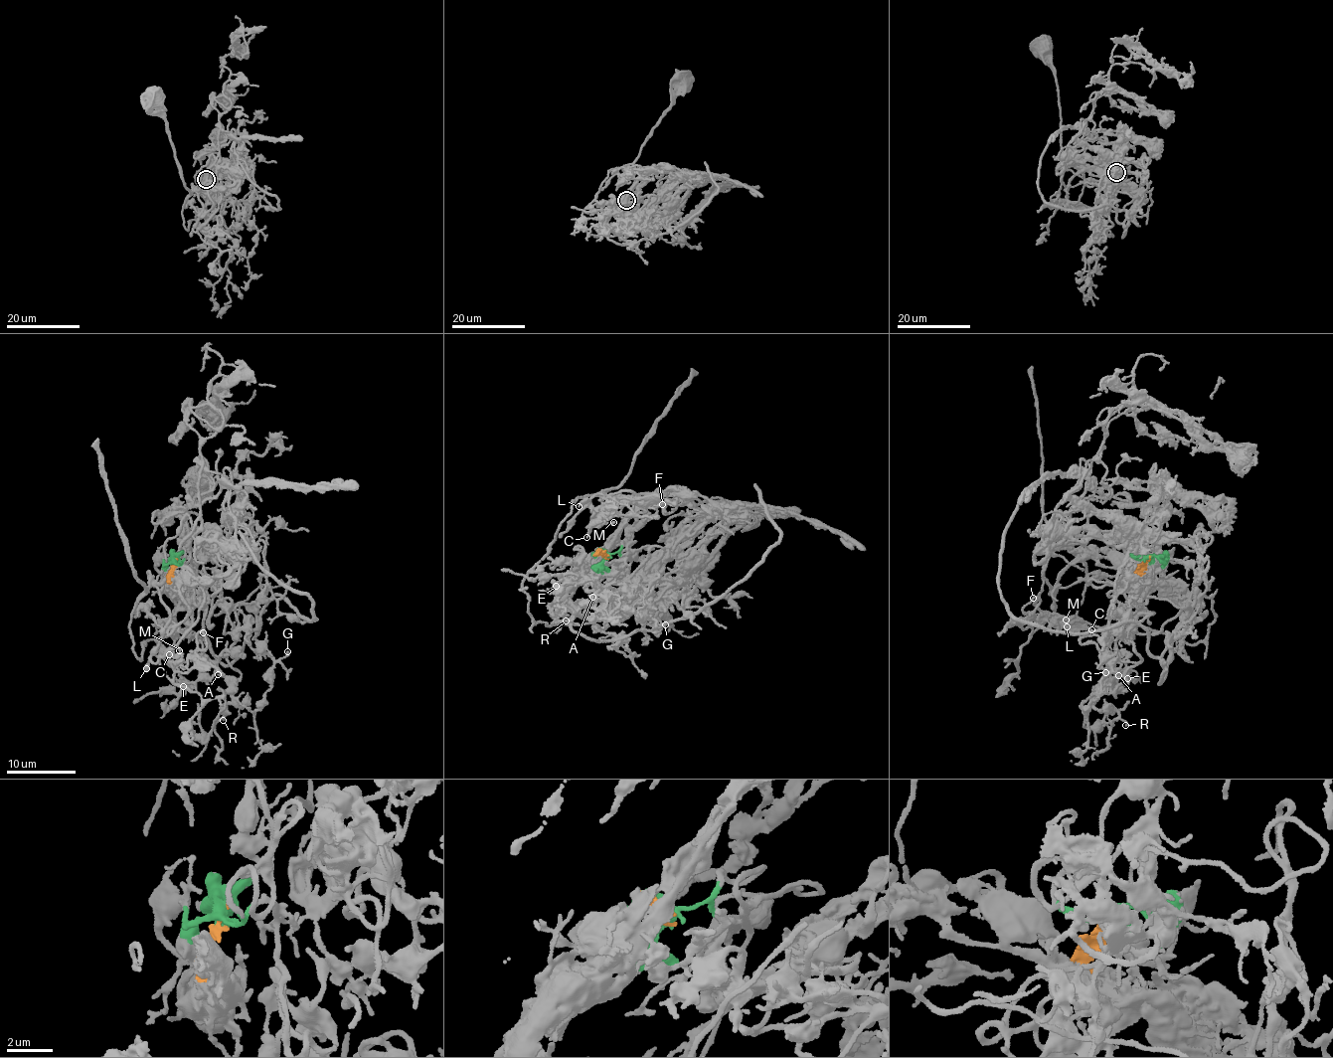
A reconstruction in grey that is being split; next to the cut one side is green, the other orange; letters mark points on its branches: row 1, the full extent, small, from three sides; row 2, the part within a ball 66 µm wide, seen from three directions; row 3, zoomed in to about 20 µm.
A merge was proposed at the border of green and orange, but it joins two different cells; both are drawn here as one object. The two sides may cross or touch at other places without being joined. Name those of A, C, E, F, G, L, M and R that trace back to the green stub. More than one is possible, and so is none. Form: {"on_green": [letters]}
{"on_green": ["A", "E", "G", "R"]}

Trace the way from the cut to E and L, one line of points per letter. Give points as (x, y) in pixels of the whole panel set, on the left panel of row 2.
E: (174, 563), (188, 559), (195, 590), (217, 582), (207, 623), (229, 599), (236, 638), (184, 686)
L: (174, 563), (170, 582), (169, 573), (160, 593), (168, 623), (145, 669)

